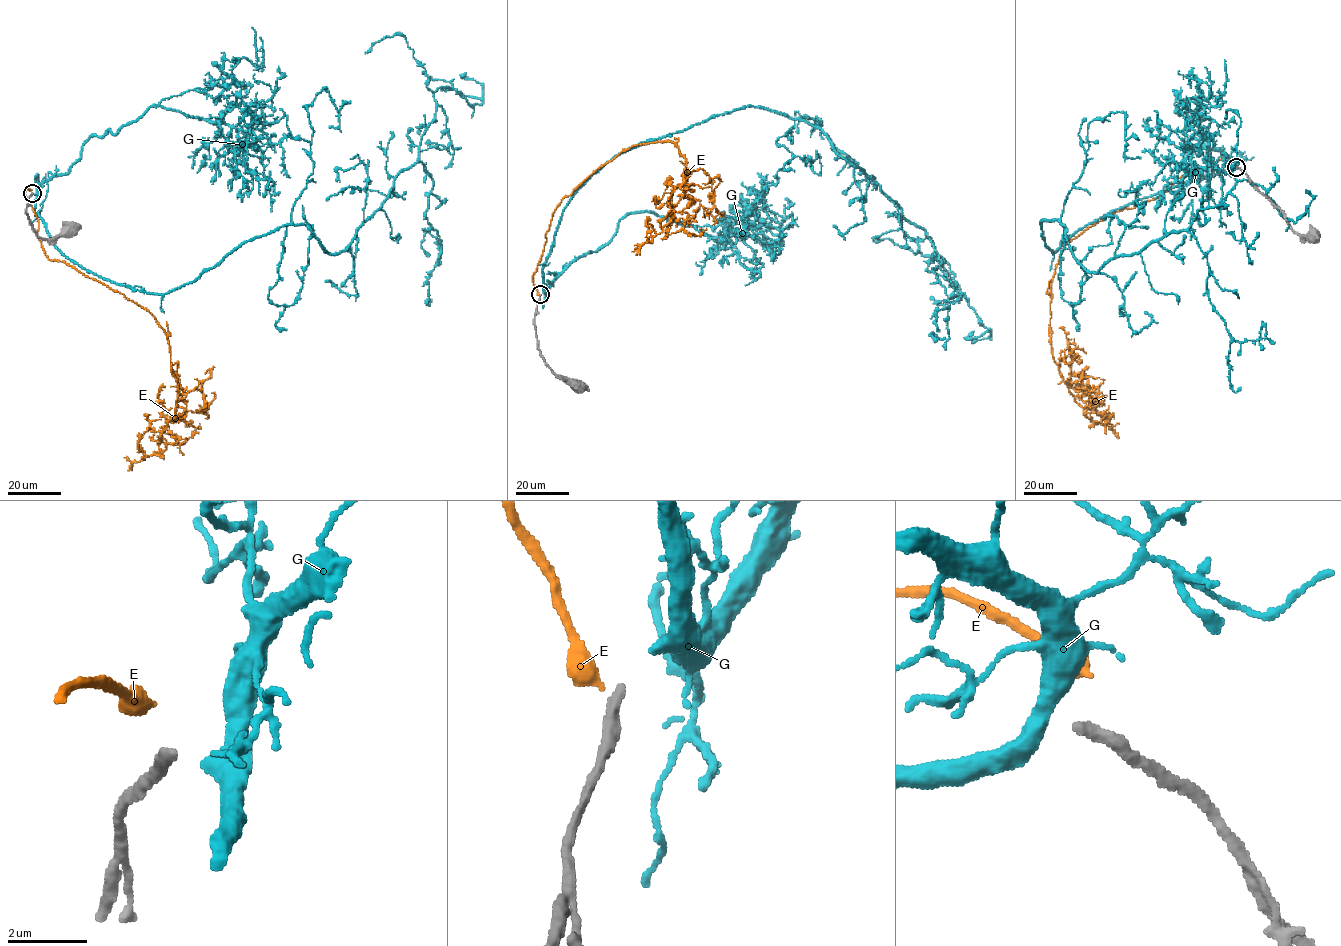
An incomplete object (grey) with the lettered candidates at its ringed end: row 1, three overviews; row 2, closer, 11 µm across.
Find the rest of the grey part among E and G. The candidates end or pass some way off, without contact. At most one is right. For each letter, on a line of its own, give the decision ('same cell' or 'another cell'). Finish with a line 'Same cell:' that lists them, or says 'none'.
E: another cell
G: same cell
Same cell: G

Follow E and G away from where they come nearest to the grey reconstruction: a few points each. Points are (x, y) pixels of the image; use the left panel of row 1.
E: (31, 191), (49, 260), (123, 293), (166, 333), (178, 395), (166, 449), (145, 455), (145, 432)
G: (34, 194), (65, 257), (139, 291), (284, 225), (335, 253), (417, 160), (437, 88), (482, 102), (465, 73)

